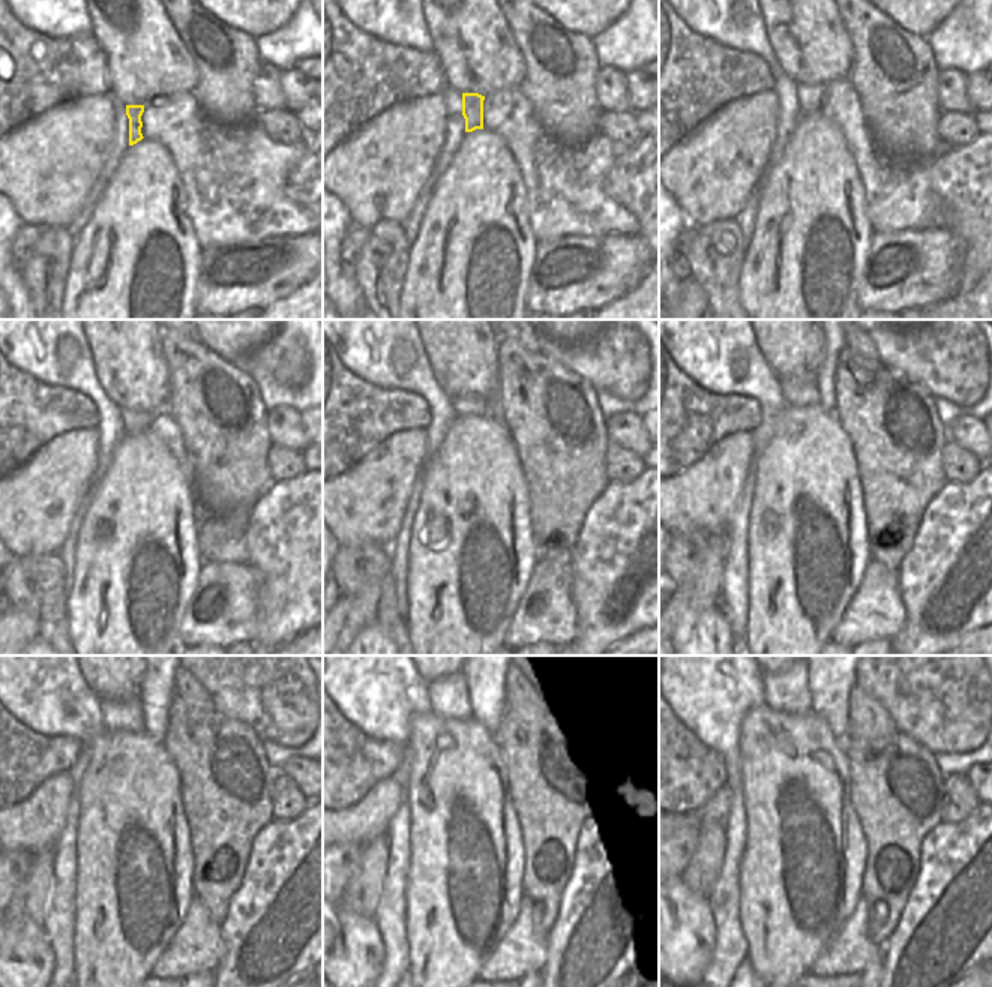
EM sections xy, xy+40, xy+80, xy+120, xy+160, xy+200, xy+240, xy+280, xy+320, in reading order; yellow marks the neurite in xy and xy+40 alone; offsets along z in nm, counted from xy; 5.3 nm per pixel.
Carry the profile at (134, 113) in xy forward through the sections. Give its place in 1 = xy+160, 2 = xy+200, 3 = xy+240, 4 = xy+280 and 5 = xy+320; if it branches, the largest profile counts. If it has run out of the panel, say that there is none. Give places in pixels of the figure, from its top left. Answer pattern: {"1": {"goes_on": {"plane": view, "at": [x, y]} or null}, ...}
{"1": {"goes_on": {"plane": "xy+160", "at": [464, 405]}}, "2": {"goes_on": {"plane": "xy+200", "at": [799, 392]}}, "3": {"goes_on": {"plane": "xy+240", "at": [119, 714]}}, "4": {"goes_on": {"plane": "xy+280", "at": [449, 695]}}, "5": {"goes_on": {"plane": "xy+320", "at": [787, 690]}}}

